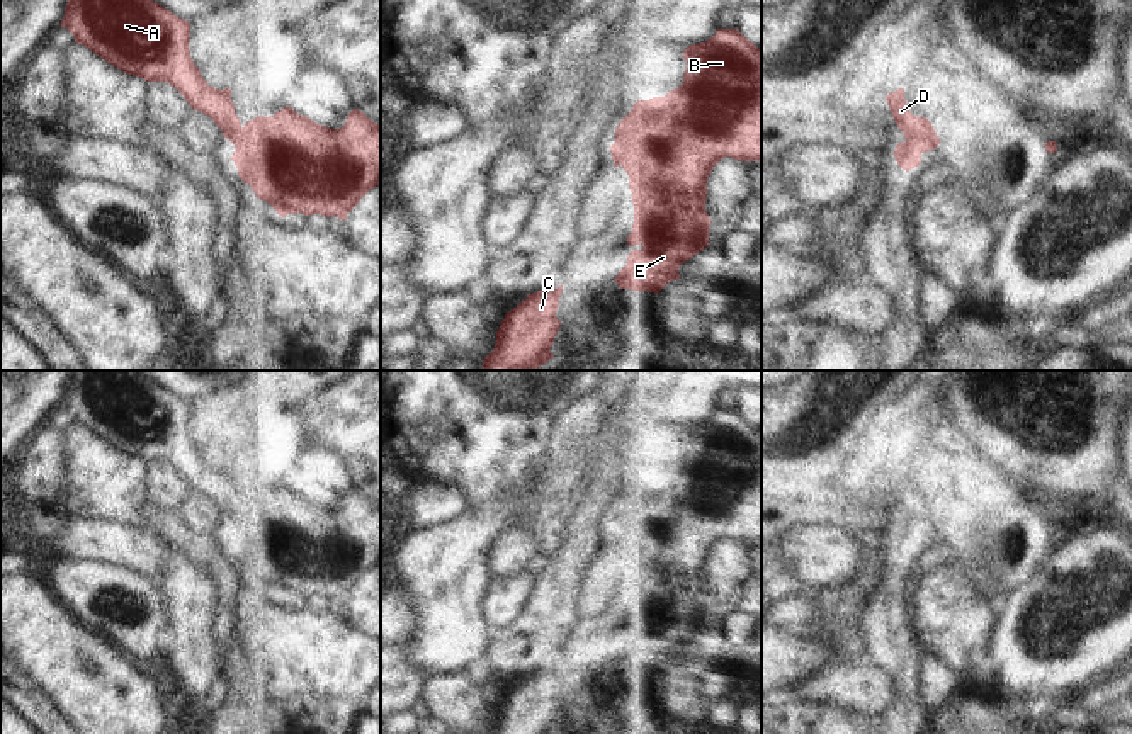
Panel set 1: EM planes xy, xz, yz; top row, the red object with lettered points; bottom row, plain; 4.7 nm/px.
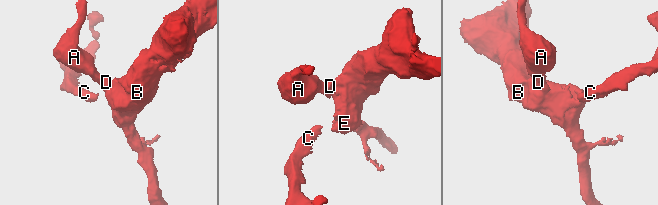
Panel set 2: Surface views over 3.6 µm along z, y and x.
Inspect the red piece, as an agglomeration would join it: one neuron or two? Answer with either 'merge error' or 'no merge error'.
no merge error

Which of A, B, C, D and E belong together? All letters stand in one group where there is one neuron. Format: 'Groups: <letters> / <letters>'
Groups: A B C D E.

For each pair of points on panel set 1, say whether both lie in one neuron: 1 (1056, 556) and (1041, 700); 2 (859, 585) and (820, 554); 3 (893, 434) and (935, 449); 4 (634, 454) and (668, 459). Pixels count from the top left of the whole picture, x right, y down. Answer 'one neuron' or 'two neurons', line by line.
1: one neuron
2: one neuron
3: one neuron
4: one neuron

